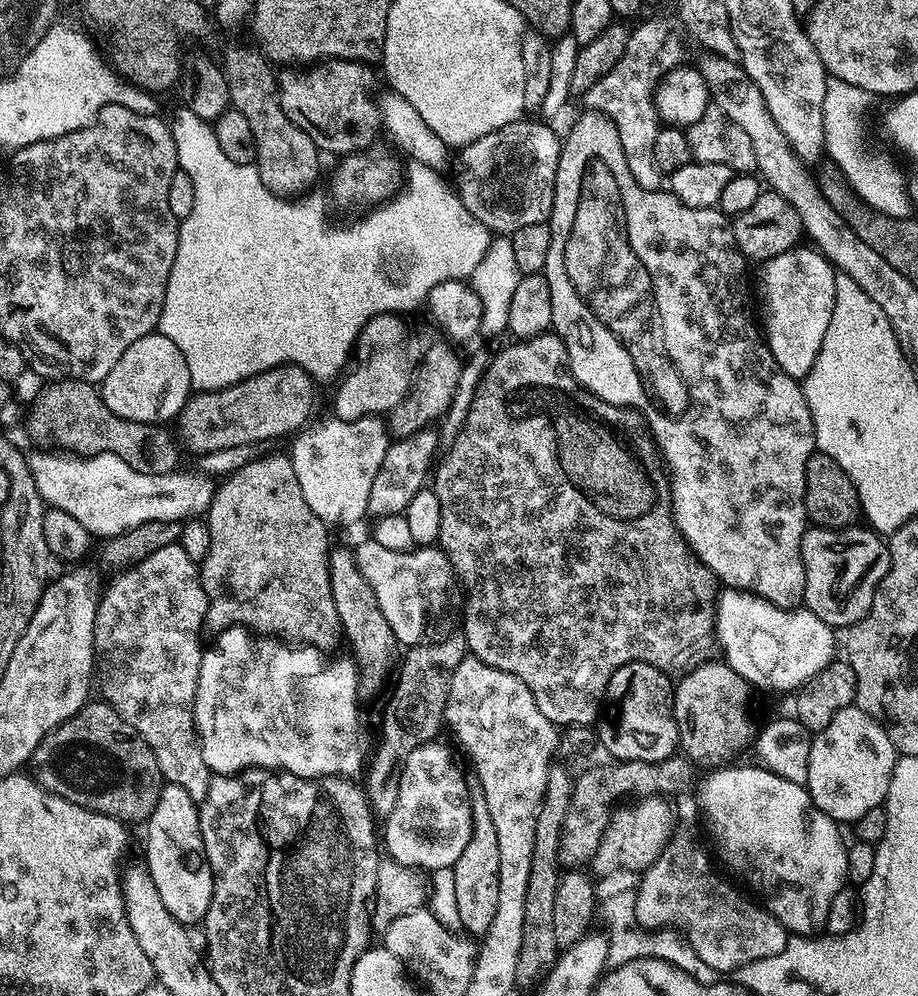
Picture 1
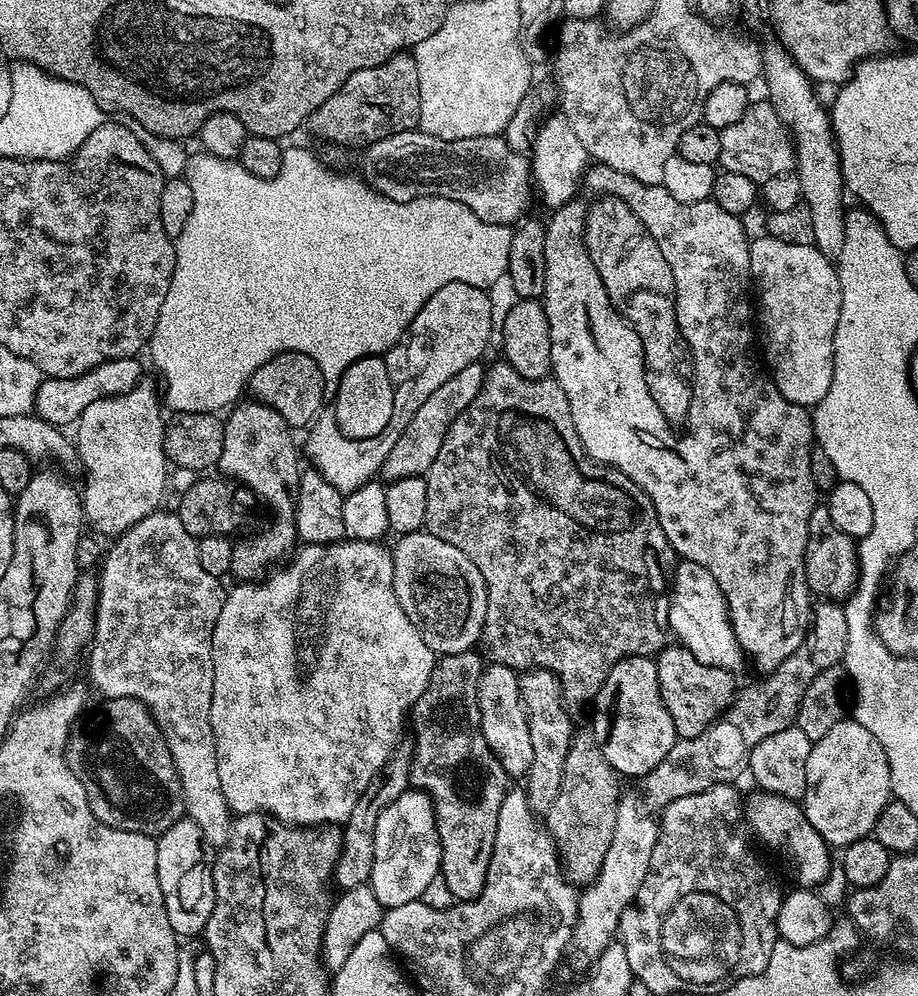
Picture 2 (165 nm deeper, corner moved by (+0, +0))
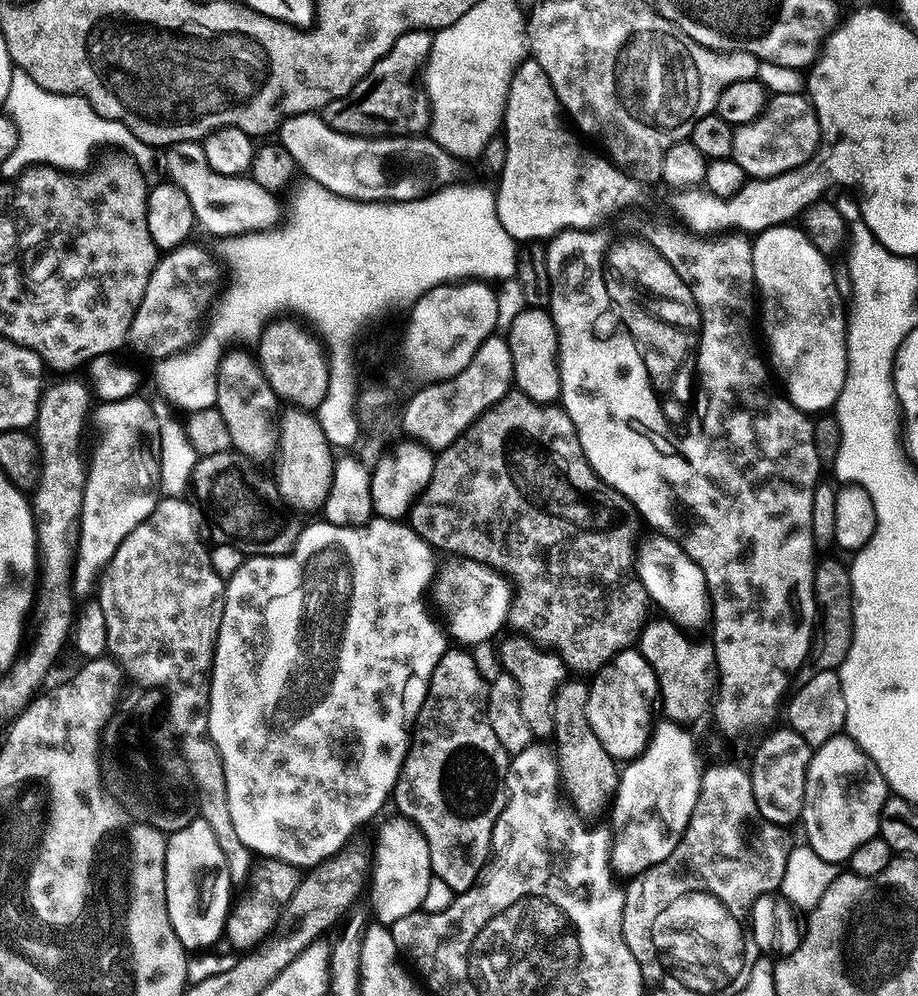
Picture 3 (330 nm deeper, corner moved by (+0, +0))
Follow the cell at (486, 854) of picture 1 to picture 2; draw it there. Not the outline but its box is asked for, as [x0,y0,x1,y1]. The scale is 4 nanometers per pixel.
[410,650,510,902]

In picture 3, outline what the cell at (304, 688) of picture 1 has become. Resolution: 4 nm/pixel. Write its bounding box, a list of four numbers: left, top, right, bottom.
[208,518,450,870]

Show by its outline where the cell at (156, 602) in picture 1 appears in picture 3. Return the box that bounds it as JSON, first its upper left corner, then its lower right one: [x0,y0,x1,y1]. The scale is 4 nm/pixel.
[98,497,254,886]

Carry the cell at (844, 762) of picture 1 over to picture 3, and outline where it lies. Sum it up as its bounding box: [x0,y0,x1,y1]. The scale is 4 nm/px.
[804,734,890,865]

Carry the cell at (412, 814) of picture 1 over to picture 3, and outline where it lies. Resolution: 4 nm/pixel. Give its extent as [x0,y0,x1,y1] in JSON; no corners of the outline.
[370,814,433,926]

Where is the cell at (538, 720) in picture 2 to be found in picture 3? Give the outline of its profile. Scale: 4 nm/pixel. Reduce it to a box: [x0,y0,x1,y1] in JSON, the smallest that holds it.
[499,634,566,737]

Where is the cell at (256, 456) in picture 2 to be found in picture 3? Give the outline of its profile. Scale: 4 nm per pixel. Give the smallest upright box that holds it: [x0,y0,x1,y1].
[215,351,278,461]

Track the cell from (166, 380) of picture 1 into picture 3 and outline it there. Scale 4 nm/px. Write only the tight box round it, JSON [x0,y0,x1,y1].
[71,394,158,602]

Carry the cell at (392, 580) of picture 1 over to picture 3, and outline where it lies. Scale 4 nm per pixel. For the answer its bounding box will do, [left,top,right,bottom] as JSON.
[434,559,514,646]

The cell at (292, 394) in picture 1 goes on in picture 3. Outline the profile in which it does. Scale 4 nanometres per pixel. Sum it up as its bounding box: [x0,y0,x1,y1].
[255,319,328,410]

